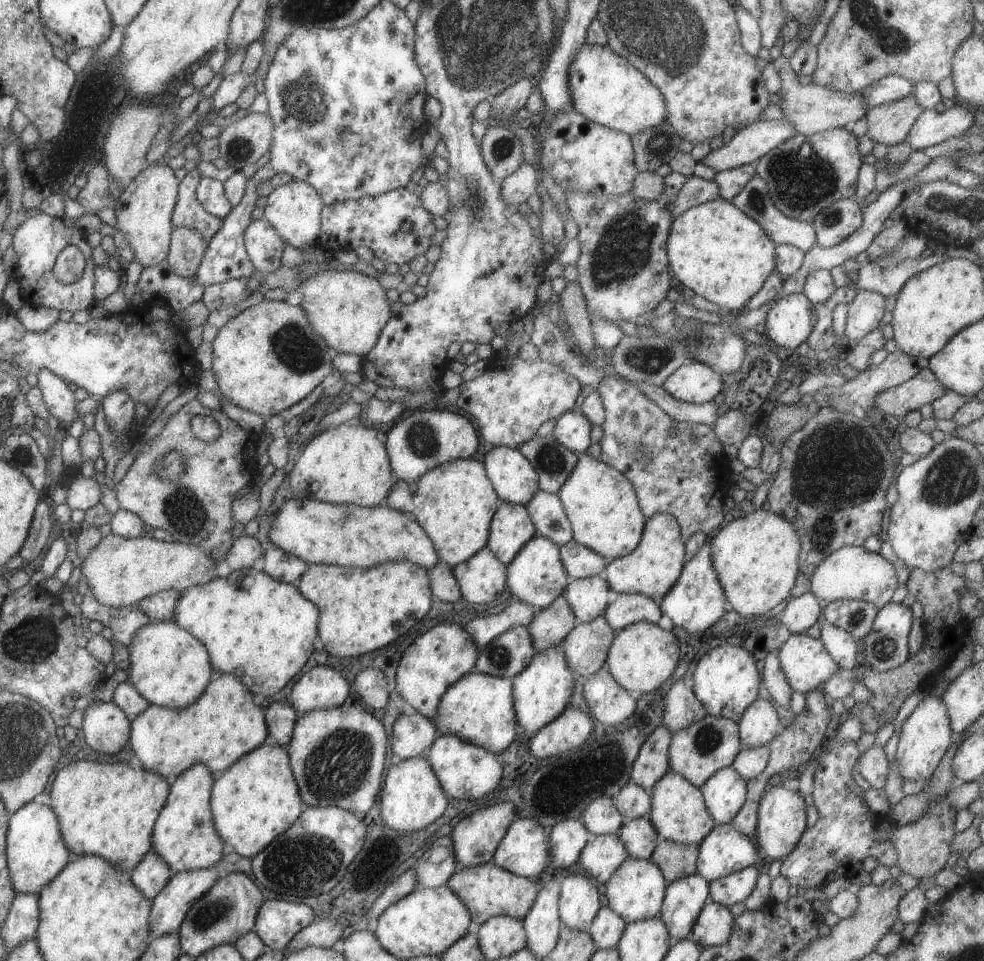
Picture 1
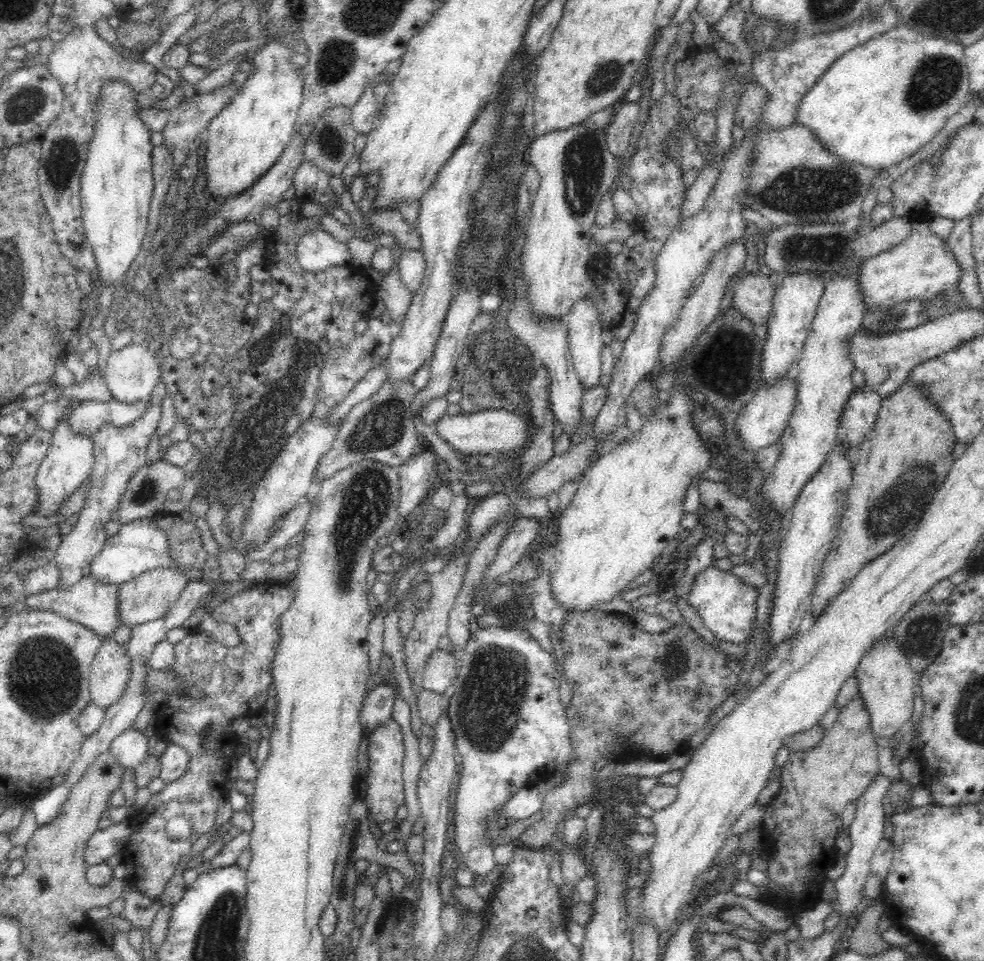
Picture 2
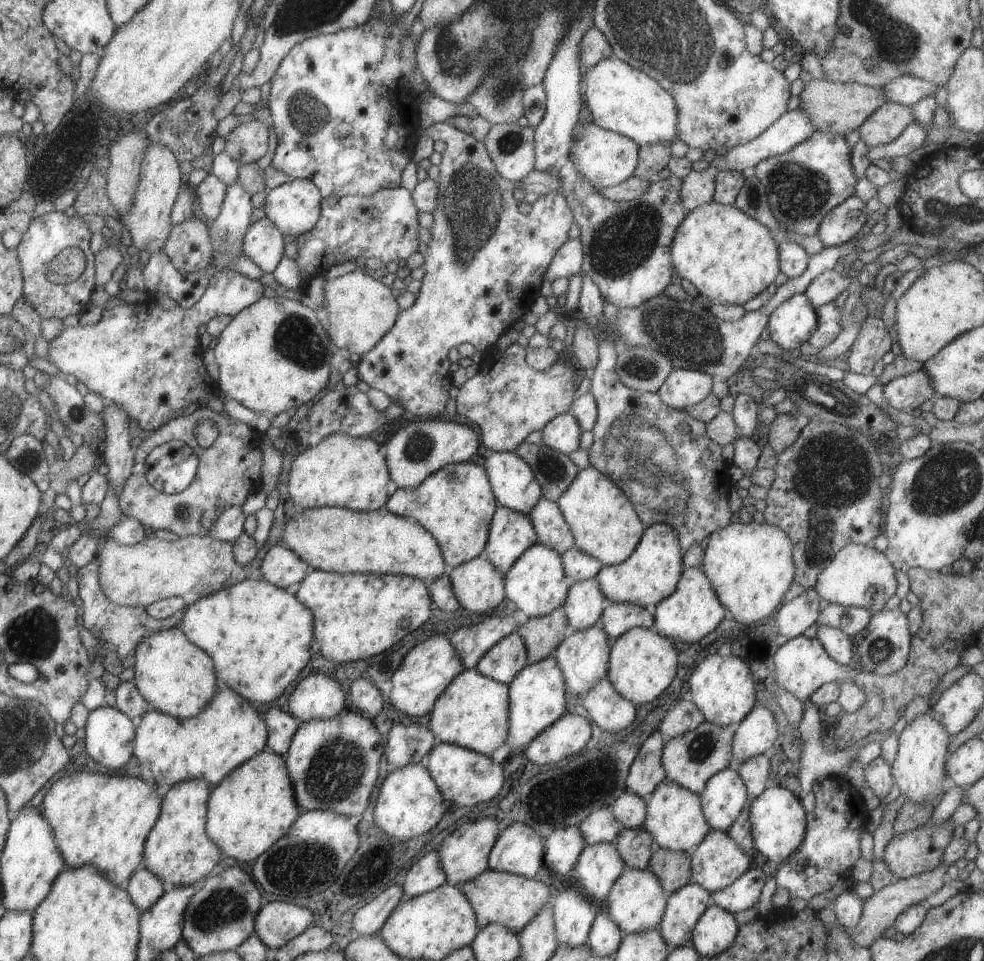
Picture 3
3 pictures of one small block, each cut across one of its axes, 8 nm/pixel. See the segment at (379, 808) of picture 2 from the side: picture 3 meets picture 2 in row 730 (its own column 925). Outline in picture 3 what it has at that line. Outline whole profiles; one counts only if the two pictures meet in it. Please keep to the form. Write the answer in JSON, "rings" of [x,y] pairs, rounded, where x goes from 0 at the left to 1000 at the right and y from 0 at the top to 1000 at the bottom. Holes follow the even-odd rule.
{"rings":[[[938,384],[908,394],[896,403],[899,416],[908,425],[921,430],[952,412]]]}

